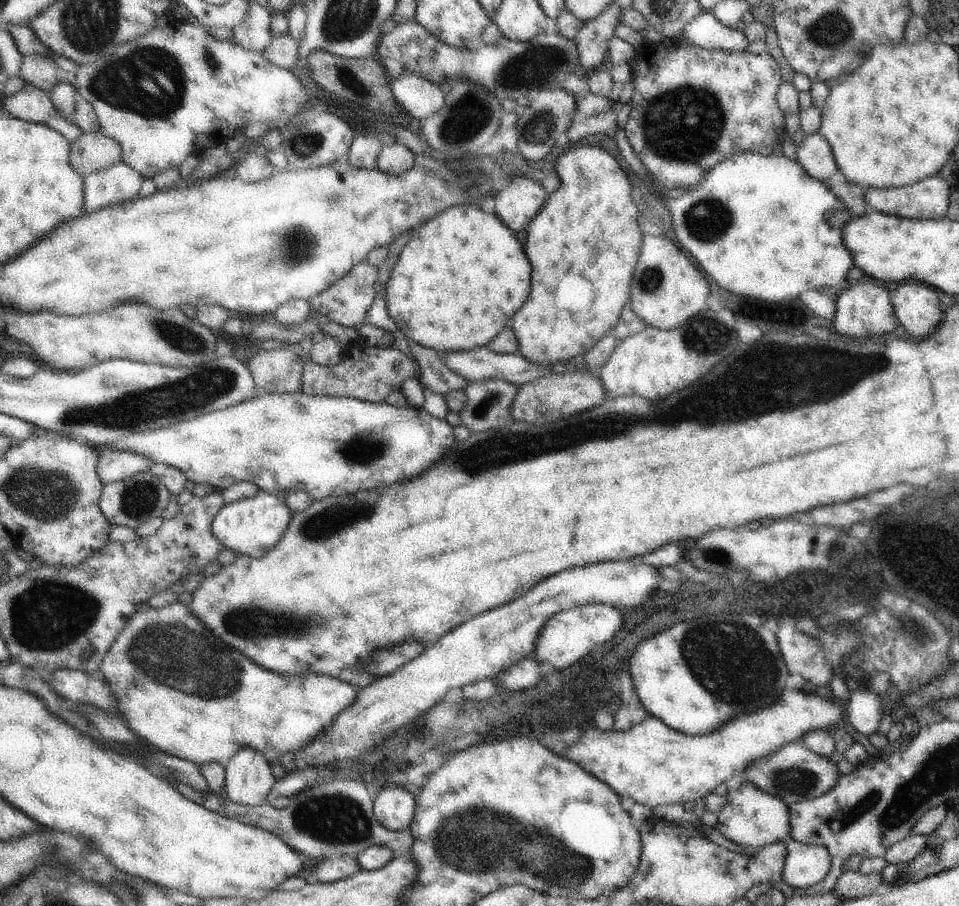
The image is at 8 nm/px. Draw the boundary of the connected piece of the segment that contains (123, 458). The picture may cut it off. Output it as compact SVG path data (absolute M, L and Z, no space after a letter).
M105 449L98 461L97 473L104 484L113 483L149 471L153 464L149 456L137 452Z

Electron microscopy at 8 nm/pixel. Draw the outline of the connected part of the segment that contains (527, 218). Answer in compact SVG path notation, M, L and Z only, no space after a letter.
M513 176L508 186L494 195L494 213L511 231L518 233L529 225L548 195L537 179Z

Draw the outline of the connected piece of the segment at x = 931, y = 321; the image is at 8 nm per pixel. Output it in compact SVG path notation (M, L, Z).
M912 280L890 292L898 324L914 338L930 336L942 322L940 300L934 288Z

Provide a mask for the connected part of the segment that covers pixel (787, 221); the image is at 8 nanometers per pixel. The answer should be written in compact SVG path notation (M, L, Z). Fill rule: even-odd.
M750 151L741 152L738 156L717 164L706 175L704 182L698 188L691 189L688 194L685 193L675 199L664 197L662 201L671 212L672 222L674 222L673 230L679 242L689 251L692 259L696 260L707 274L716 280L718 286L730 293L760 298L760 300L768 300L768 302L790 302L790 300L798 298L805 290L816 290L827 286L844 287L846 285L846 274L854 266L852 255L844 246L843 241L844 225L847 225L847 222L852 219L848 209L845 208L845 204L832 194L828 183L813 179L797 160L793 161L784 155L762 156Z

